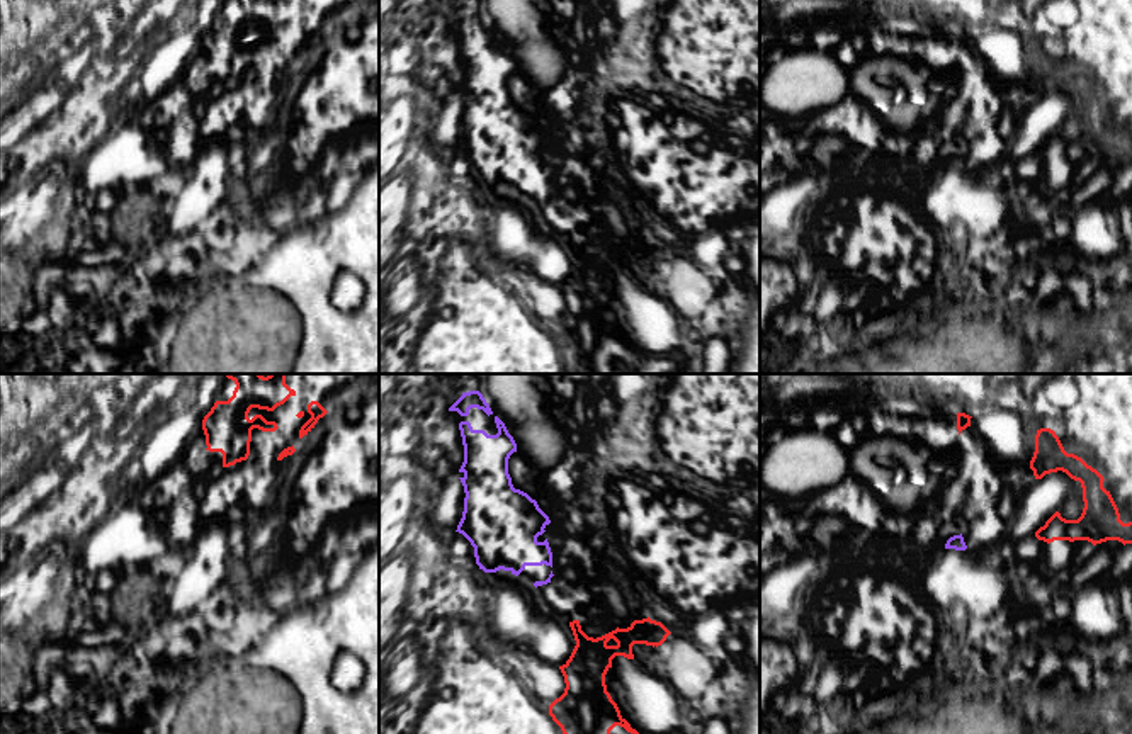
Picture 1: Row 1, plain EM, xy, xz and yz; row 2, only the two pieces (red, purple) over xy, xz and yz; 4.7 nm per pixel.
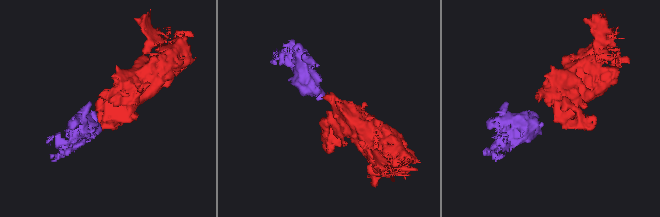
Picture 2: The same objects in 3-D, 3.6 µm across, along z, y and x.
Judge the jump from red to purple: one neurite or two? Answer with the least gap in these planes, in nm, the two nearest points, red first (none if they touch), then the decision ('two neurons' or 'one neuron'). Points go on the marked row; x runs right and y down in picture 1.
220 nm | xz (570, 622), (549, 581) | one neuron

